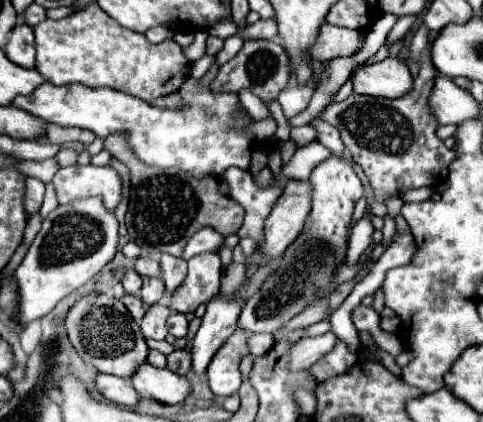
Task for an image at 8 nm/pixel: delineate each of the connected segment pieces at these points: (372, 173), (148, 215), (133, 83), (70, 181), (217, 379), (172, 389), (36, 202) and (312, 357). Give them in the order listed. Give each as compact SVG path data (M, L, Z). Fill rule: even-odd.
M428 32L428 48L420 58L420 72L414 82L414 90L406 98L384 100L352 94L342 102L328 104L320 118L340 130L344 146L350 150L354 162L358 162L370 180L376 200L384 202L386 196L396 196L406 188L438 186L448 176L448 166L454 162L456 152L446 148L436 136L440 128L436 116L428 106L428 96L434 86L438 70L430 64L430 44L436 40L438 32Z
M108 136L104 140L104 150L108 150L114 158L124 162L130 170L130 198L128 198L128 212L126 212L126 228L130 238L142 246L150 246L150 250L166 252L172 256L182 256L182 250L190 236L200 230L202 226L212 226L220 234L228 236L238 232L244 220L244 208L236 204L232 198L226 198L218 192L216 178L192 178L190 174L178 172L176 168L160 170L142 164L134 152L128 148L124 136Z
M96 2L72 12L68 18L44 20L36 26L36 70L56 86L72 82L90 88L106 86L148 102L178 92L190 76L190 68L192 62L180 44L174 40L152 44L144 34L122 28Z
M66 166L56 172L52 184L60 204L70 204L76 198L100 196L106 208L114 210L122 194L120 176L110 166Z
M236 328L234 334L226 340L226 344L214 354L210 366L208 366L208 382L210 390L216 396L232 396L240 388L240 358L244 352L248 352L248 338L252 334Z
M142 364L130 382L142 398L152 398L162 404L180 404L192 390L188 378L168 368L154 368L152 364Z
M28 178L26 180L26 194L24 194L24 206L26 206L28 216L38 214L42 200L44 200L44 184L36 178Z
M326 332L316 338L302 338L290 348L290 370L308 370L314 362L318 362L322 356L326 356L336 344L334 332Z

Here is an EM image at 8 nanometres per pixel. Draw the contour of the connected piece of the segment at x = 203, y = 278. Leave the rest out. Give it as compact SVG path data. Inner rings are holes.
M206 252L188 260L186 280L168 296L168 308L174 312L194 312L200 304L208 302L220 292L220 256Z

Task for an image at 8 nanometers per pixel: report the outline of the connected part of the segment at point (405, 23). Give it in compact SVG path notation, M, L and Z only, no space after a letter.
M412 14L412 16L404 16L404 18L400 16L398 22L394 24L394 28L388 32L388 36L386 36L386 44L388 44L388 42L398 42L398 40L402 40L402 38L406 36L406 32L414 26L416 18L418 18L418 16L414 16L414 14Z

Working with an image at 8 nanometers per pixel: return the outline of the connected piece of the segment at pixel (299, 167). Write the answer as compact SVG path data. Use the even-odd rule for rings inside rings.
M318 140L302 146L296 150L296 154L292 156L292 160L282 168L284 176L288 178L300 178L300 180L308 180L310 172L314 166L318 166L324 158L328 158L332 152L322 146Z

